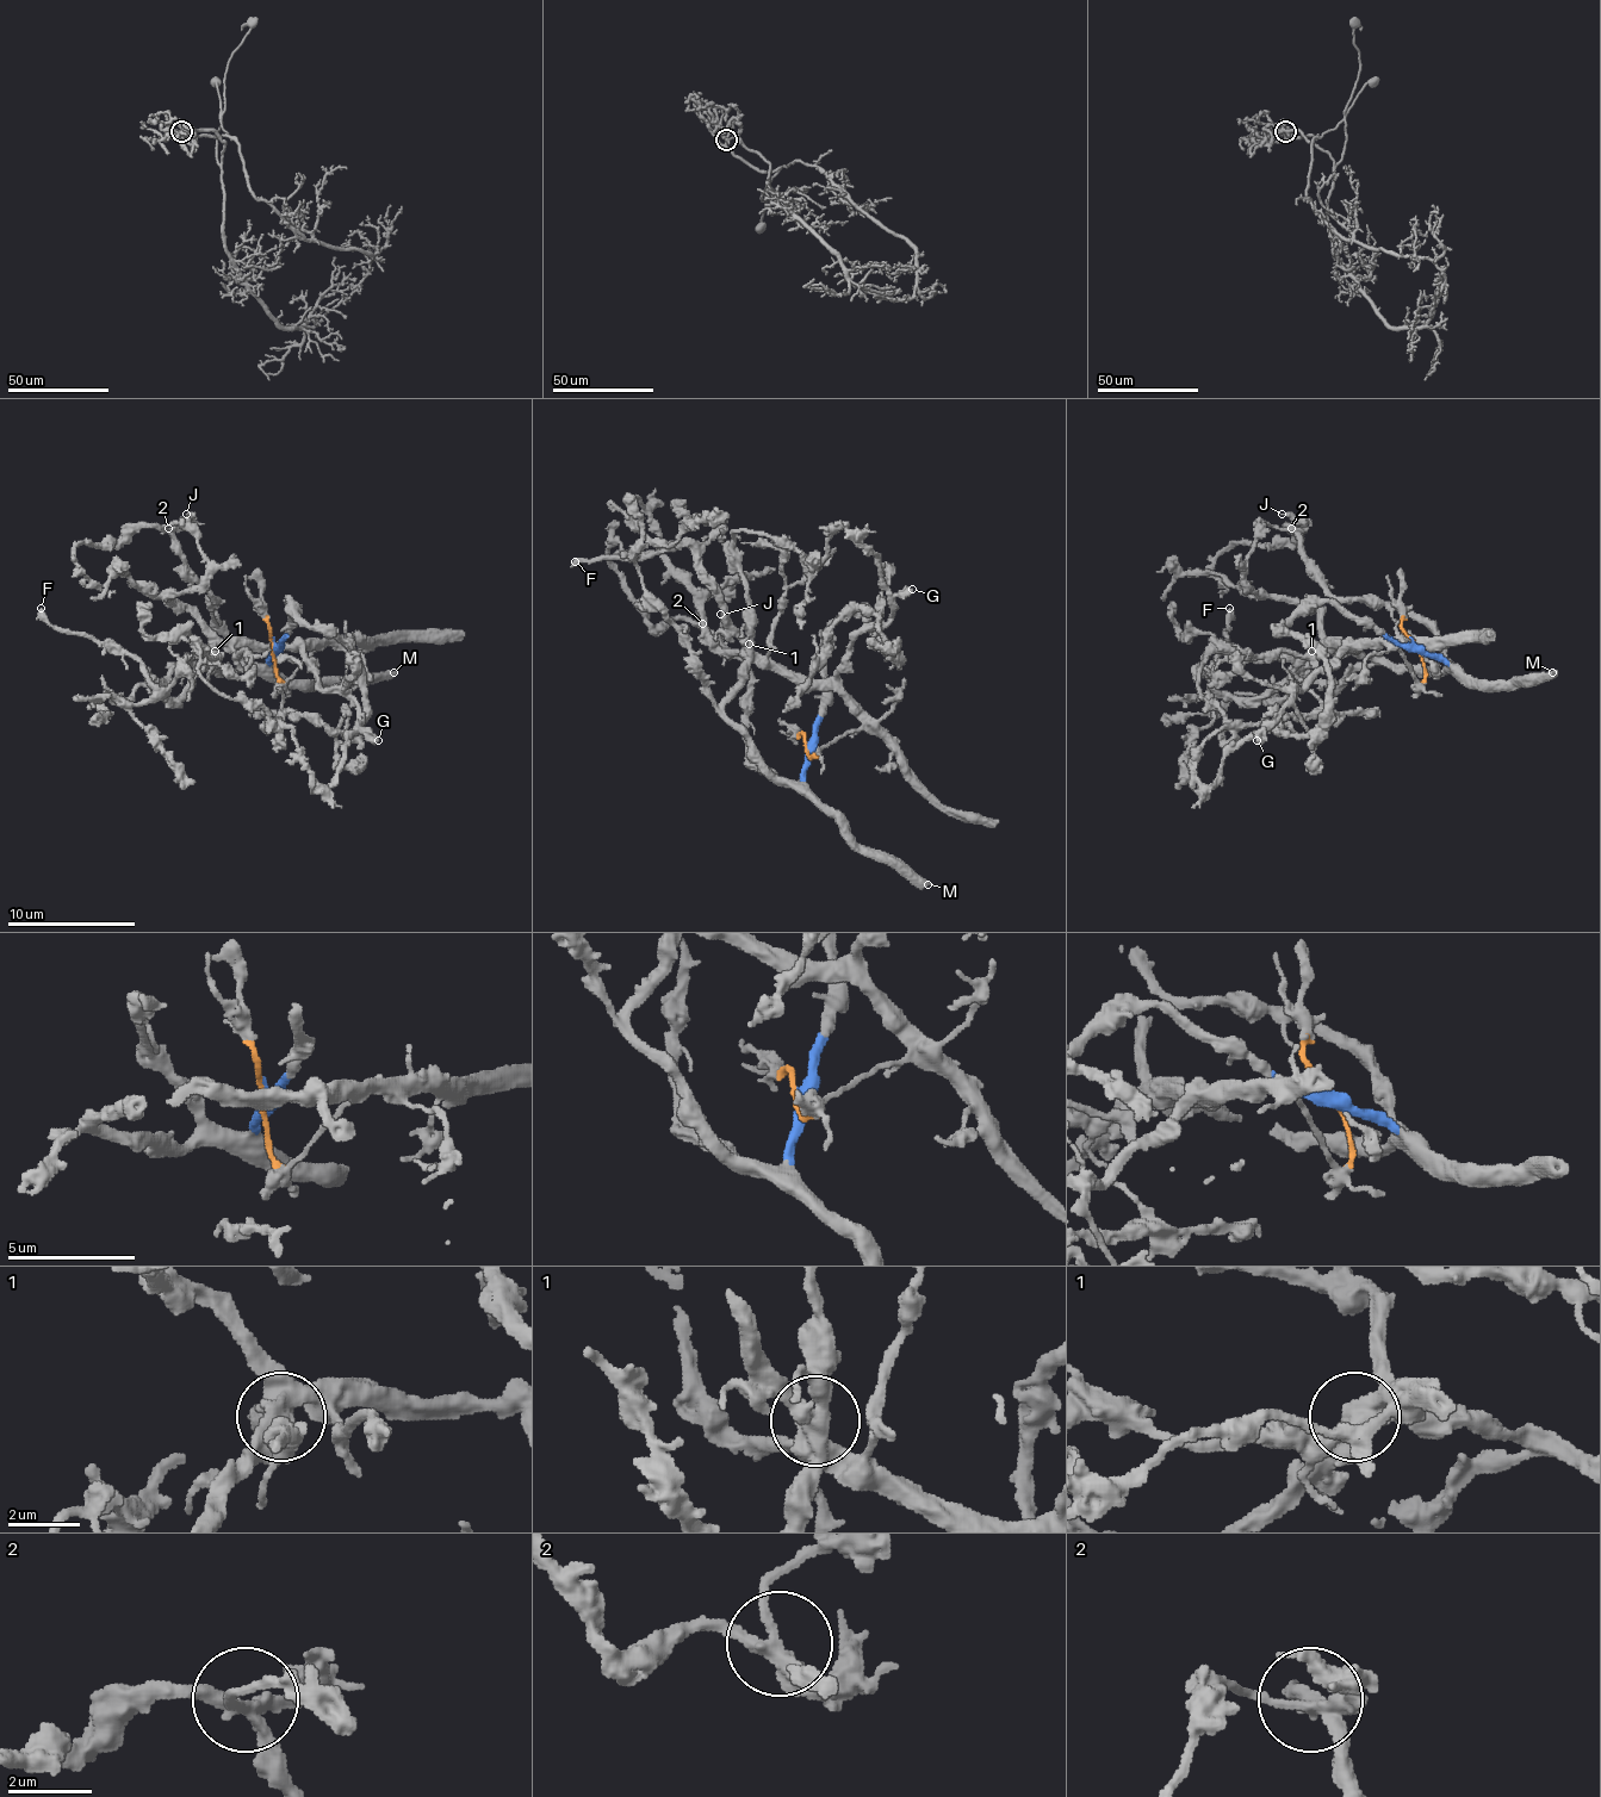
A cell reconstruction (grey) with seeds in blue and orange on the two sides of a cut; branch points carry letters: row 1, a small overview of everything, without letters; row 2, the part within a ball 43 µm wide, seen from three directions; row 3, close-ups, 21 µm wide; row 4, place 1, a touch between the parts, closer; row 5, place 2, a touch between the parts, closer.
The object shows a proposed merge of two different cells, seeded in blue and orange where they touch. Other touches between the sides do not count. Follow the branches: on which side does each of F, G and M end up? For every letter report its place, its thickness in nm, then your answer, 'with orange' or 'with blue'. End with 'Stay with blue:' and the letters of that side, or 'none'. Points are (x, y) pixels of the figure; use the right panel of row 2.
F: (1229, 608) | 360 nm | with orange
G: (1257, 740) | 360 nm | with orange
M: (1552, 672) | 500 nm | with blue
Stay with blue: M

